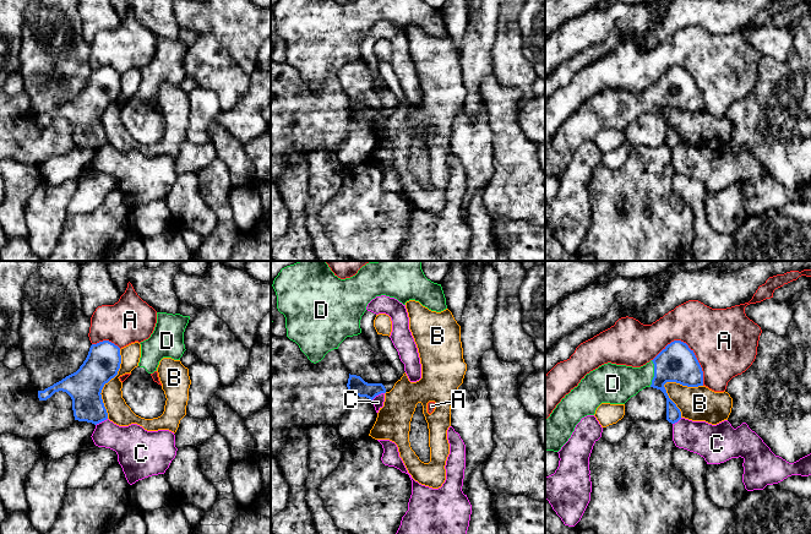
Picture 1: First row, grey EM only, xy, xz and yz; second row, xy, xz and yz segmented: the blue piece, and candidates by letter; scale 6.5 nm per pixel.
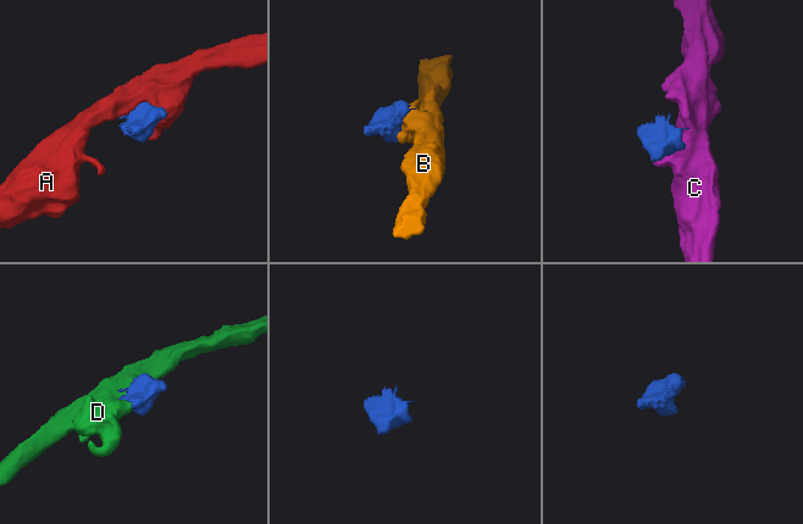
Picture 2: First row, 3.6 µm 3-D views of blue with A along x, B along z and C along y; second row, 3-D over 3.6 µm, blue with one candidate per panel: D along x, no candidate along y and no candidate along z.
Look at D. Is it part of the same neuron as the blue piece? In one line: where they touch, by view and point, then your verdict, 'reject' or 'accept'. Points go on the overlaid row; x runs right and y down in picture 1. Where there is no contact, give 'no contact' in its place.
contact yz (654, 374); accept

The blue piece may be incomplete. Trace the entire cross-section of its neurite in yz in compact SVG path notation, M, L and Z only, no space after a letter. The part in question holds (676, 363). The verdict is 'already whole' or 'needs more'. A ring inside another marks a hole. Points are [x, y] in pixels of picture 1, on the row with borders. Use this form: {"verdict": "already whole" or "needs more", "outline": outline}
{"verdict": "needs more", "outline": "M681 340L668 344L653 360L641 367L626 365L604 364L587 374L577 387L571 389L545 419L545 451L559 452L568 441L576 425L582 418L594 415L602 403L625 404L631 397L636 396L646 387L660 389L666 398L666 420L671 424L681 419L681 412L669 398L664 385L676 382L687 387L703 386L702 367L688 345Z"}

